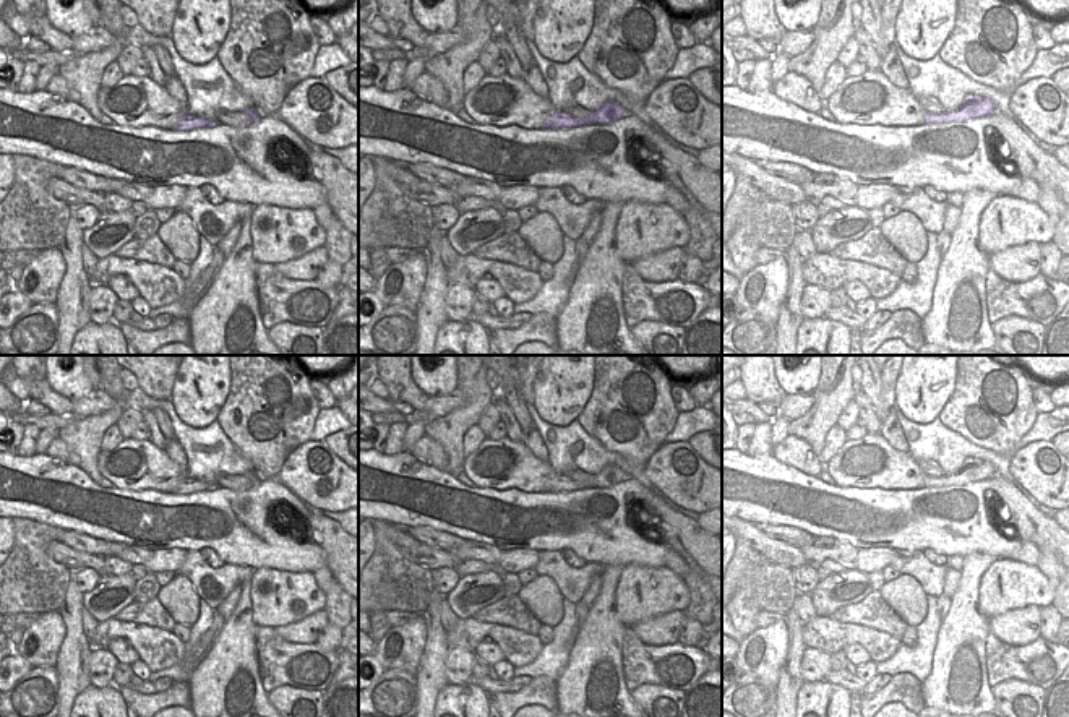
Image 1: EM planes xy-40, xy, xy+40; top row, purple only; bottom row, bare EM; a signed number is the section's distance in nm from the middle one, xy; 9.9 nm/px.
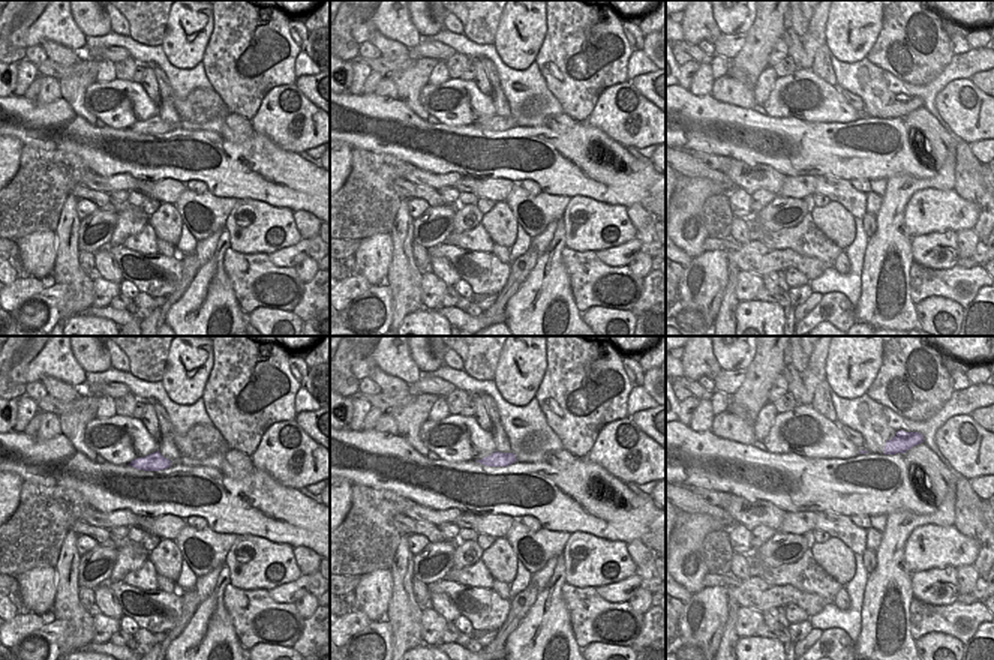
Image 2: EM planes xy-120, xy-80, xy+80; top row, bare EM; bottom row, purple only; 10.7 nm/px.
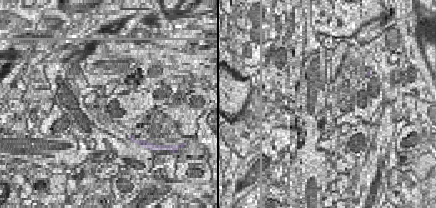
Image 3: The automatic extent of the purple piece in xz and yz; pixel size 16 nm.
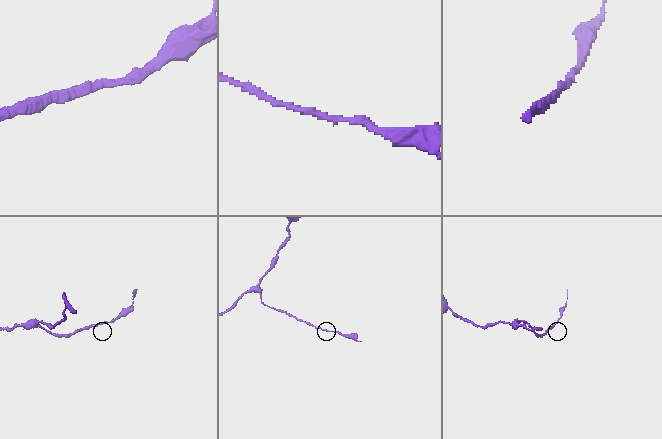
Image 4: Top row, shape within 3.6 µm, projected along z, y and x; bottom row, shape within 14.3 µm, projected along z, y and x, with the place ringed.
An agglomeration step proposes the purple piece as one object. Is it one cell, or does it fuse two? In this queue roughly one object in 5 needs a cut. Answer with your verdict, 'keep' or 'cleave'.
keep

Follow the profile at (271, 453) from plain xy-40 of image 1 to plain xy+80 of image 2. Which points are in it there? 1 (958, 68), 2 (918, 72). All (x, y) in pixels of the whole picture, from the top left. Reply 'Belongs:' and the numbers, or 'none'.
Belongs: 2

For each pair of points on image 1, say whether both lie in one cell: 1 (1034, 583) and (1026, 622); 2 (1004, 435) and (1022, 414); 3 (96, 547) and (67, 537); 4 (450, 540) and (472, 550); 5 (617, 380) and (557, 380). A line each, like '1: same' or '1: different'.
1: different
2: same
3: same
4: different
5: different

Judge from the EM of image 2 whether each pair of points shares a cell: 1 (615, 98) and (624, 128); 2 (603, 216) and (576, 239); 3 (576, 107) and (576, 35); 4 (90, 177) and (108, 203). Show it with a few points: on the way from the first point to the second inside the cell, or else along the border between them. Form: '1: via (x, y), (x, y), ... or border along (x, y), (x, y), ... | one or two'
1: via (616, 105), (624, 114), (624, 120) | one
2: via (597, 222), (582, 233) | one
3: via (576, 89), (565, 72), (571, 53) | one
4: border along (80, 183), (108, 194) | two

